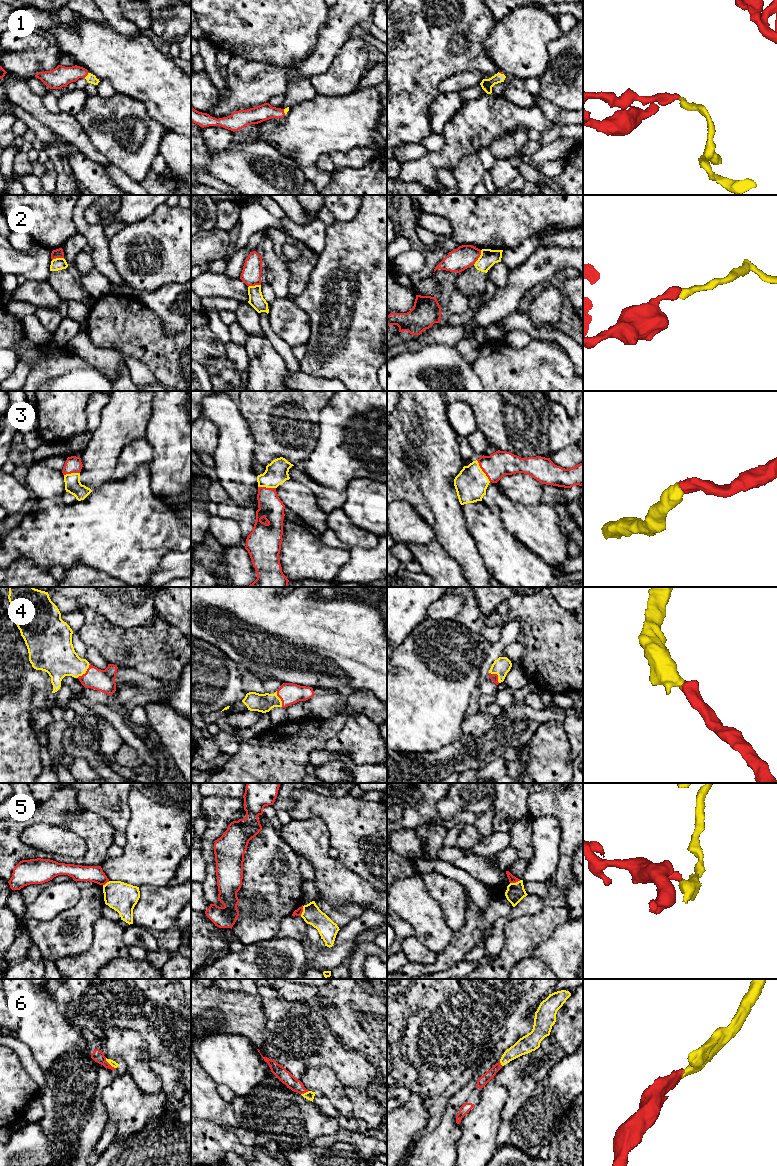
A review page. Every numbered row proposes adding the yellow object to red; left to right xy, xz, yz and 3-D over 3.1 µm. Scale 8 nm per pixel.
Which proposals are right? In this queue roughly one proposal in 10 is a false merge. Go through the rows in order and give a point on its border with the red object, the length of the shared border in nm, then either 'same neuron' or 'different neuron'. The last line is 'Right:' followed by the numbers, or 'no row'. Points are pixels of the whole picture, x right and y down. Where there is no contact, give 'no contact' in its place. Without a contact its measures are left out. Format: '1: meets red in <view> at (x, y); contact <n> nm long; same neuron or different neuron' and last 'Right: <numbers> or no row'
1: meets red in xy at (86, 75); contact 60 nm long; same neuron
2: meets red in yz at (479, 256); contact 140 nm long; different neuron
3: meets red in yz at (482, 470); contact 200 nm long; same neuron
4: meets red in xy at (86, 672); contact 160 nm long; same neuron
5: meets red in yz at (515, 882); contact 90 nm long; different neuron
6: meets red in xy at (109, 1064); contact 120 nm long; same neuron
Right: 1, 3, 4, 6

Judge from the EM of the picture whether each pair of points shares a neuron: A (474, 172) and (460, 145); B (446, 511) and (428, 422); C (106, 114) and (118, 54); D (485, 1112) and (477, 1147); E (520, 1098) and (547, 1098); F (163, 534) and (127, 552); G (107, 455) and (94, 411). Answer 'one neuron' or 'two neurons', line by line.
A: two neurons
B: one neuron
C: two neurons
D: one neuron
E: two neurons
F: one neuron
G: two neurons

